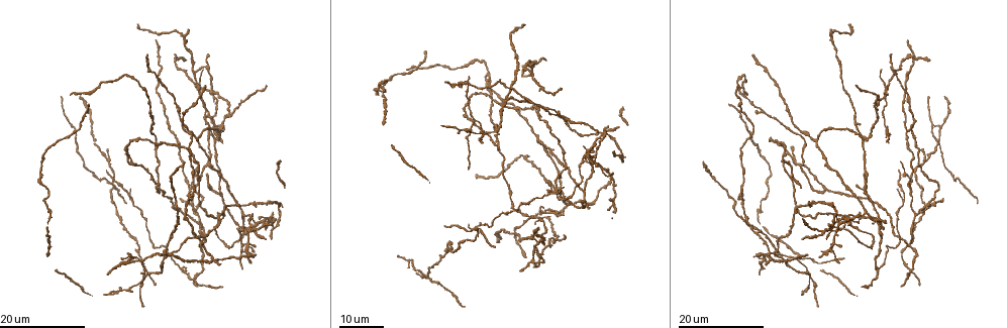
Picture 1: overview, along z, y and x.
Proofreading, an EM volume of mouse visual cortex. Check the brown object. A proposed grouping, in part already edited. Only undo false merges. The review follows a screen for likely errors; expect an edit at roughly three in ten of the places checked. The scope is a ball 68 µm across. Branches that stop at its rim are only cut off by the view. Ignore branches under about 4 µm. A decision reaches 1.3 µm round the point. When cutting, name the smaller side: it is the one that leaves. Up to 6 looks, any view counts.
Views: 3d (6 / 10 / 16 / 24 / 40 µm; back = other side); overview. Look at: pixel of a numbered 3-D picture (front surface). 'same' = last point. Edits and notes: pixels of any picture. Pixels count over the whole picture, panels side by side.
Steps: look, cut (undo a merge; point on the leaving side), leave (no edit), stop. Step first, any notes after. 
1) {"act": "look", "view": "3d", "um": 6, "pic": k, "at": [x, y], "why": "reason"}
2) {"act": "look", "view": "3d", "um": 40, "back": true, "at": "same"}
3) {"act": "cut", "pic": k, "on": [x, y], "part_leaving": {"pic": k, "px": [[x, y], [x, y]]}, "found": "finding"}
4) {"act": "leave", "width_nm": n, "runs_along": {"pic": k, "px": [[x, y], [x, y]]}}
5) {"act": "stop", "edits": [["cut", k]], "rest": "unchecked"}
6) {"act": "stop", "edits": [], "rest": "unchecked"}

{"act": "look", "view": "3d", "um": 24, "pic": 1, "at": [229, 112], "why": "branch point"}

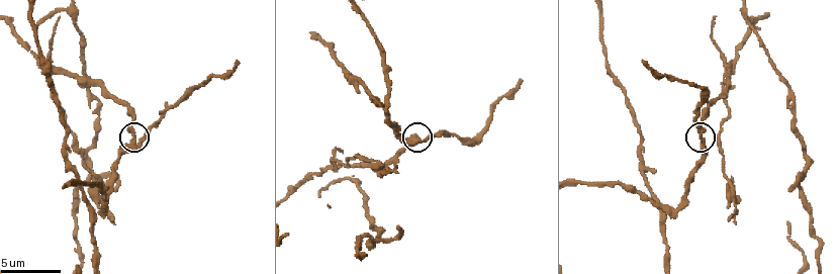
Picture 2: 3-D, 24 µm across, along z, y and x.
{"act": "look", "view": "3d", "um": 6, "pic": 2, "at": [134, 138], "why": "zoom in"}

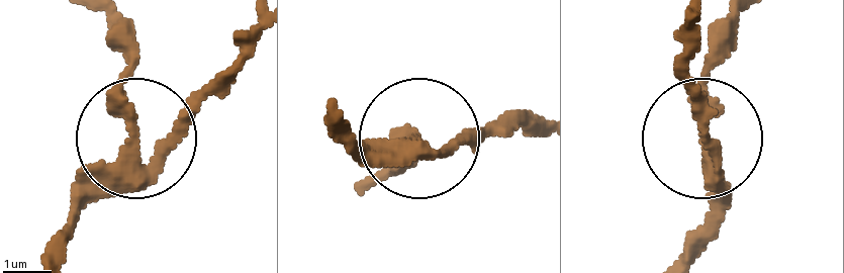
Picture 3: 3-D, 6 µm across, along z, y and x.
{"act": "leave", "side_arm_um": 14, "runs_along": {"pic": 3, "px": [[680, 253], [705, 216], [716, 148], [684, 64]]}, "found": "all the same cell"}

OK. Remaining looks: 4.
{"act": "look", "view": "3d", "um": 16, "pic": 1, "at": [908, 185], "why": "branch point"}

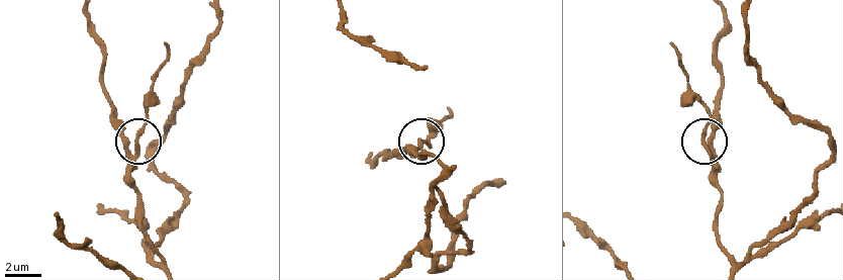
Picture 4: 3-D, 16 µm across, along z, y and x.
{"act": "look", "view": "3d", "um": 6, "pic": 4, "at": [126, 141], "why": "closer look"}

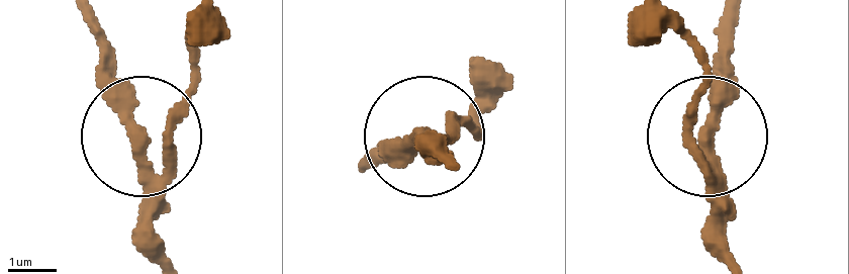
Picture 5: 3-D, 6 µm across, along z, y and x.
{"act": "leave", "width_nm": 250, "found": "continuous, no second cell"}

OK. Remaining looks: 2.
{"act": "look", "view": "3d", "um": 16, "pic": 1, "at": [909, 244], "why": "three arms meet"}

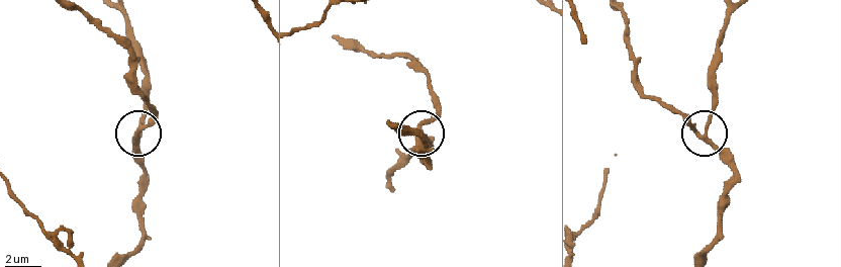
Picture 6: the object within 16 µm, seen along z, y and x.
{"act": "look", "view": "3d", "um": 6, "pic": 6, "at": [139, 138]}

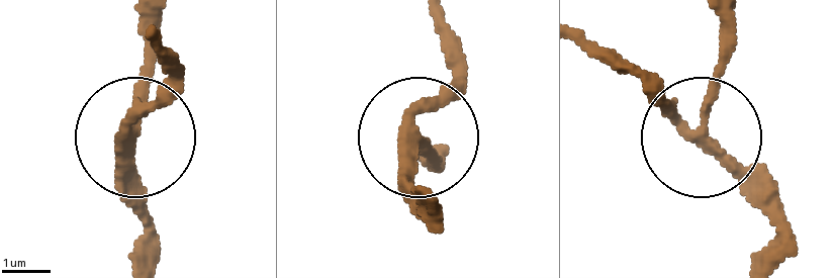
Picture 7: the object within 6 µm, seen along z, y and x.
{"act": "leave", "side_arm_um": 60, "runs_along": {"pic": 7, "px": [[586, 38], [623, 58], [691, 134], [719, 22]]}, "found": "continuous, no second cell"}

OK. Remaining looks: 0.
{"act": "stop", "edits": [], "rest": "unchecked"}

